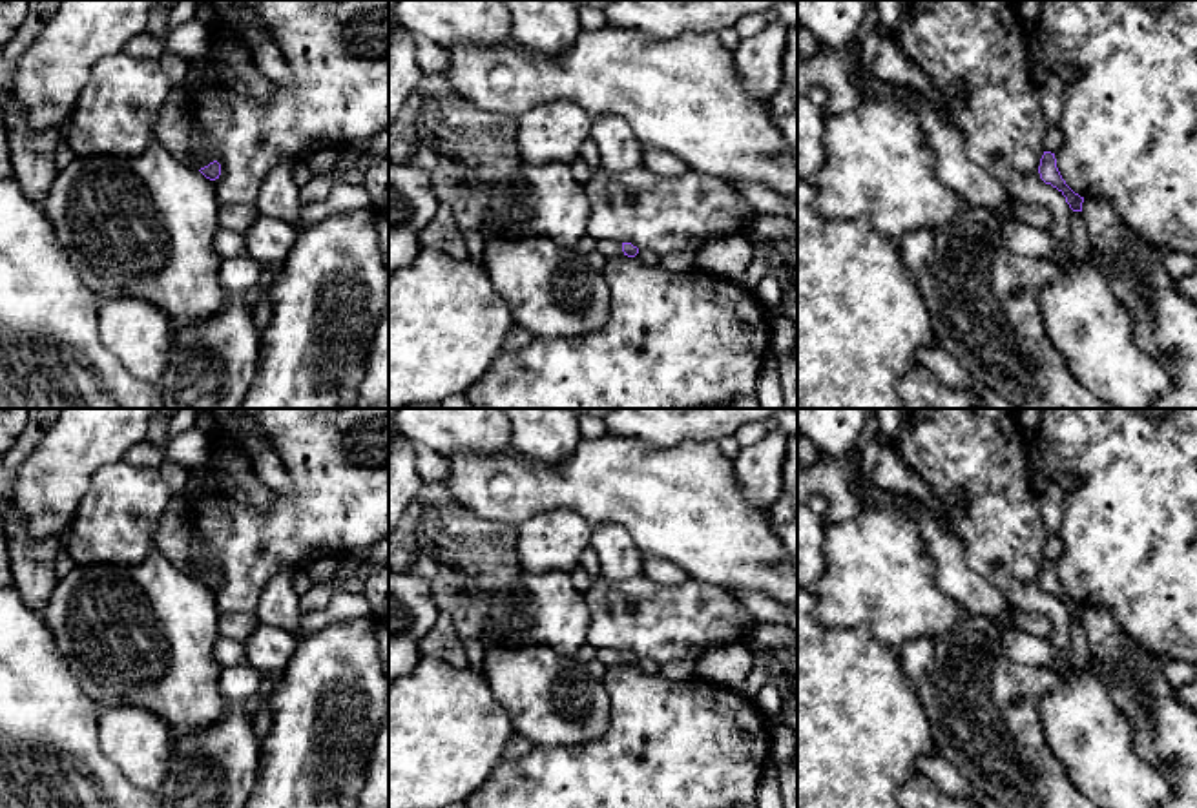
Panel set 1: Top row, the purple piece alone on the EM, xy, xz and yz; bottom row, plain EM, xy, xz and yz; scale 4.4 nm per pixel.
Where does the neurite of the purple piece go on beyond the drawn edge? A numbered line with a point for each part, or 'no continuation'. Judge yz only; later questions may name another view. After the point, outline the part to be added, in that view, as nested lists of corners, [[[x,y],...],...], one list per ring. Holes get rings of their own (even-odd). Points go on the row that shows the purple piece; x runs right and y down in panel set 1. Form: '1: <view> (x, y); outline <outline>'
no continuation

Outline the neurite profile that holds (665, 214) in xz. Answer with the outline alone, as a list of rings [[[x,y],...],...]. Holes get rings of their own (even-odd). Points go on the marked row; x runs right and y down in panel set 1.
[[[644,166],[624,173],[598,168],[586,184],[586,193],[591,204],[588,233],[595,241],[631,243],[661,257],[699,250],[713,239],[741,233],[743,228],[763,217],[726,181],[690,168],[677,175],[659,175]]]

